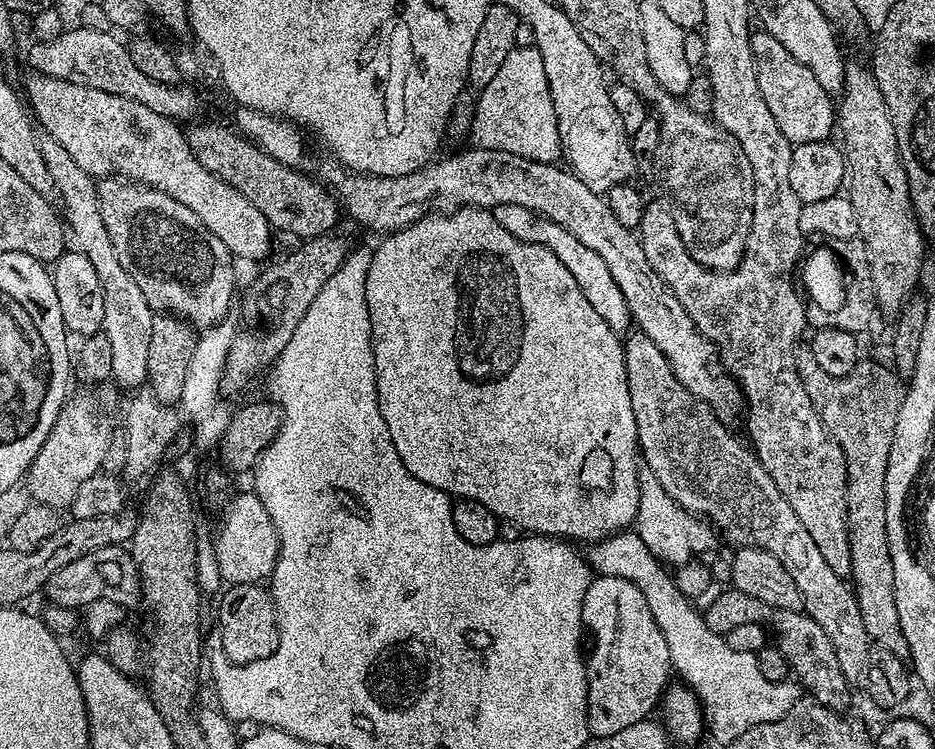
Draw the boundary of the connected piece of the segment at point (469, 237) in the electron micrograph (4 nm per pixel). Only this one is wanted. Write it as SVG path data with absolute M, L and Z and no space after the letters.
M459 200L452 204L448 203L443 210L425 210L425 212L422 212L421 215L418 215L409 223L383 233L379 239L380 241L376 245L373 243L370 248L368 269L366 270L366 286L364 287L366 310L368 311L368 321L372 327L372 343L374 345L374 359L376 362L376 405L380 411L382 422L386 426L390 438L396 443L396 449L402 454L406 466L410 466L412 473L418 478L425 480L430 486L434 486L443 492L454 492L457 497L463 498L465 501L468 499L468 502L484 505L488 510L496 511L497 514L505 516L509 525L515 527L517 525L528 531L525 533L534 536L544 538L568 536L576 540L597 542L613 533L627 529L637 519L642 503L640 478L638 476L640 451L635 445L634 425L636 420L632 410L629 384L624 370L625 361L623 359L620 360L620 357L622 357L620 345L617 344L614 334L610 330L608 323L602 318L602 314L598 314L594 302L590 302L590 294L586 294L582 282L578 282L578 278L574 278L574 274L570 274L570 270L566 270L566 266L562 261L552 260L552 256L544 256L544 252L528 252L528 248L524 248L524 244L520 244L520 240L516 240L516 236L512 236L512 232L508 232L508 227L502 223L502 218L496 208L482 206L480 203L470 202L469 200Z

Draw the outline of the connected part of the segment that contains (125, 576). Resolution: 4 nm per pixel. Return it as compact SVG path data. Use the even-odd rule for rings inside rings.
M119 547L94 548L83 557L83 560L80 556L69 556L57 568L50 569L38 585L42 601L50 606L75 609L76 604L84 606L100 597L124 602L132 591L137 591L137 573L129 557ZM83 560L84 564L80 564Z

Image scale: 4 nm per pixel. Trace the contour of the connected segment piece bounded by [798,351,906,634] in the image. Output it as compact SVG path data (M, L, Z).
M803 351L798 359L798 371L806 393L826 431L843 450L846 460L850 587L868 630L872 634L884 634L880 632L897 627L902 610L893 535L891 529L885 526L885 476L906 390L900 376L887 363L880 364L872 358L866 358L845 381L827 376L811 351Z

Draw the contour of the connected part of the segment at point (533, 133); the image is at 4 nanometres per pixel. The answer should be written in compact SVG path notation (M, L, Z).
M522 44L515 47L509 52L494 79L484 88L480 105L474 111L471 124L475 134L475 138L472 141L473 145L478 148L506 151L521 157L528 154L528 159L530 160L555 163L554 154L558 150L558 140L555 140L552 136L552 132L556 128L554 100L551 92L549 92L549 84L539 50L530 44L527 44L527 46Z

